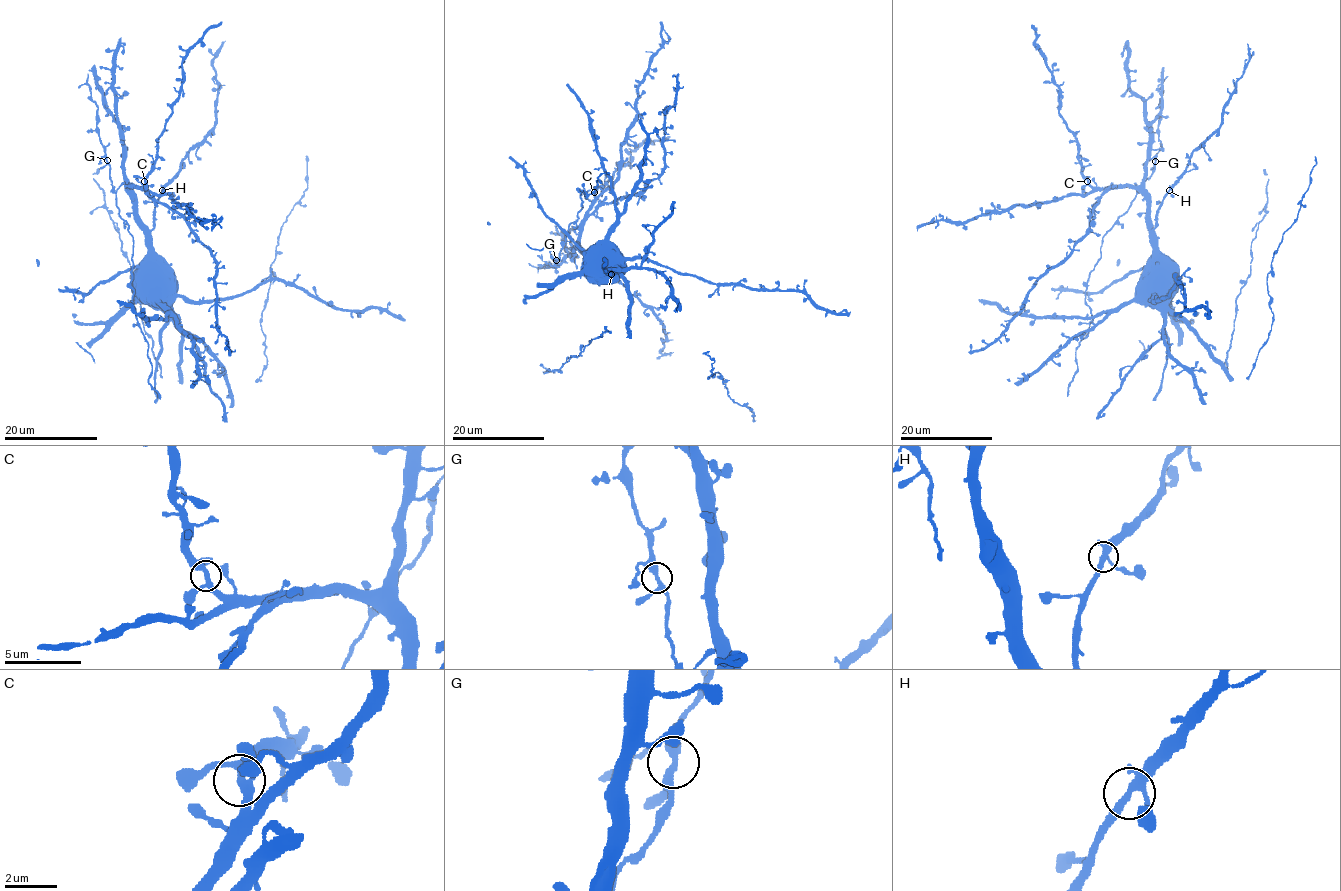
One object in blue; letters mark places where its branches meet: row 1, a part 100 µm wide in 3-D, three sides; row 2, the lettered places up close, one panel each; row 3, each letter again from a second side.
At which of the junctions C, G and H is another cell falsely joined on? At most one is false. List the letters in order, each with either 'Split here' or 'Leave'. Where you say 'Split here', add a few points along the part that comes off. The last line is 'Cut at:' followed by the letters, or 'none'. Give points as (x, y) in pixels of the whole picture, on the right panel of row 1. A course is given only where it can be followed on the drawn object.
C: Leave
G: Leave
H: Leave
Cut at: none

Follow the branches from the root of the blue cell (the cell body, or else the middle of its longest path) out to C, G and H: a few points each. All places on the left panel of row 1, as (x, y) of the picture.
C: (149, 274), (145, 226), (137, 213), (137, 199), (129, 190), (133, 185), (144, 186), (144, 181)
G: (149, 274), (150, 248), (145, 243), (145, 226), (137, 213), (137, 199), (124, 183), (114, 190), (107, 161)
H: (149, 274), (150, 230), (154, 226), (154, 207), (162, 190)

